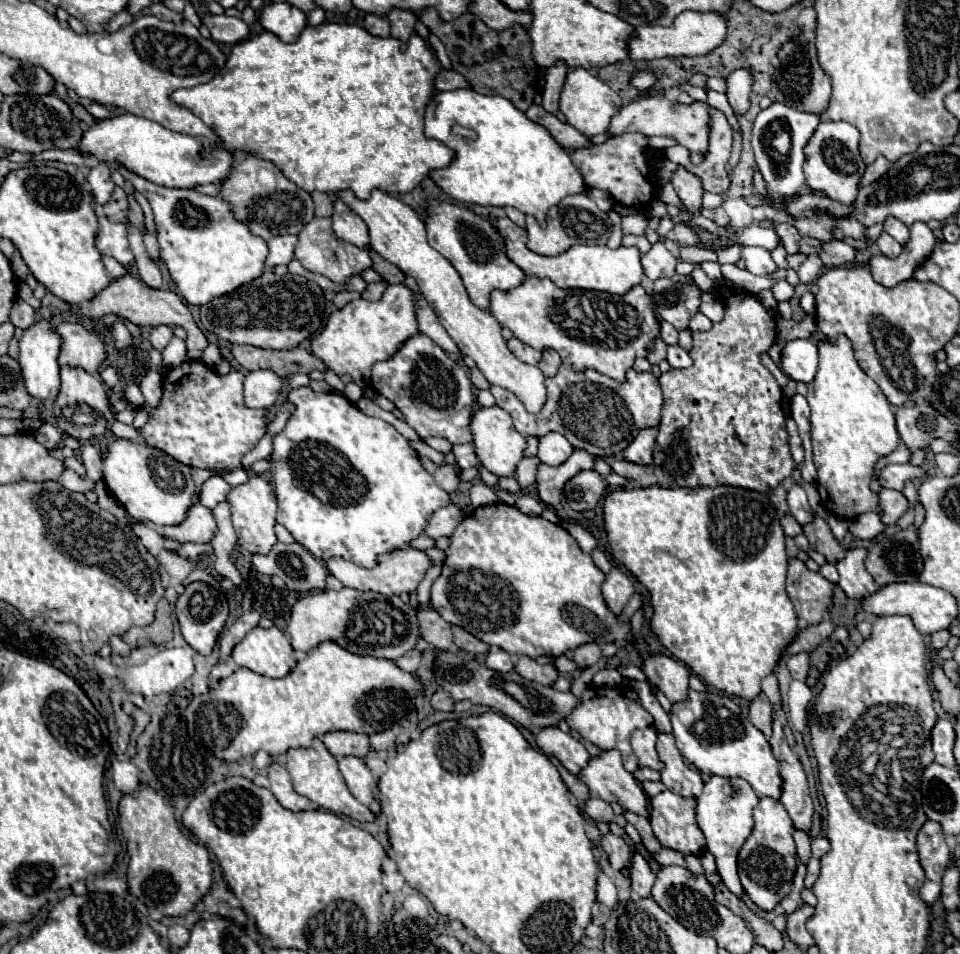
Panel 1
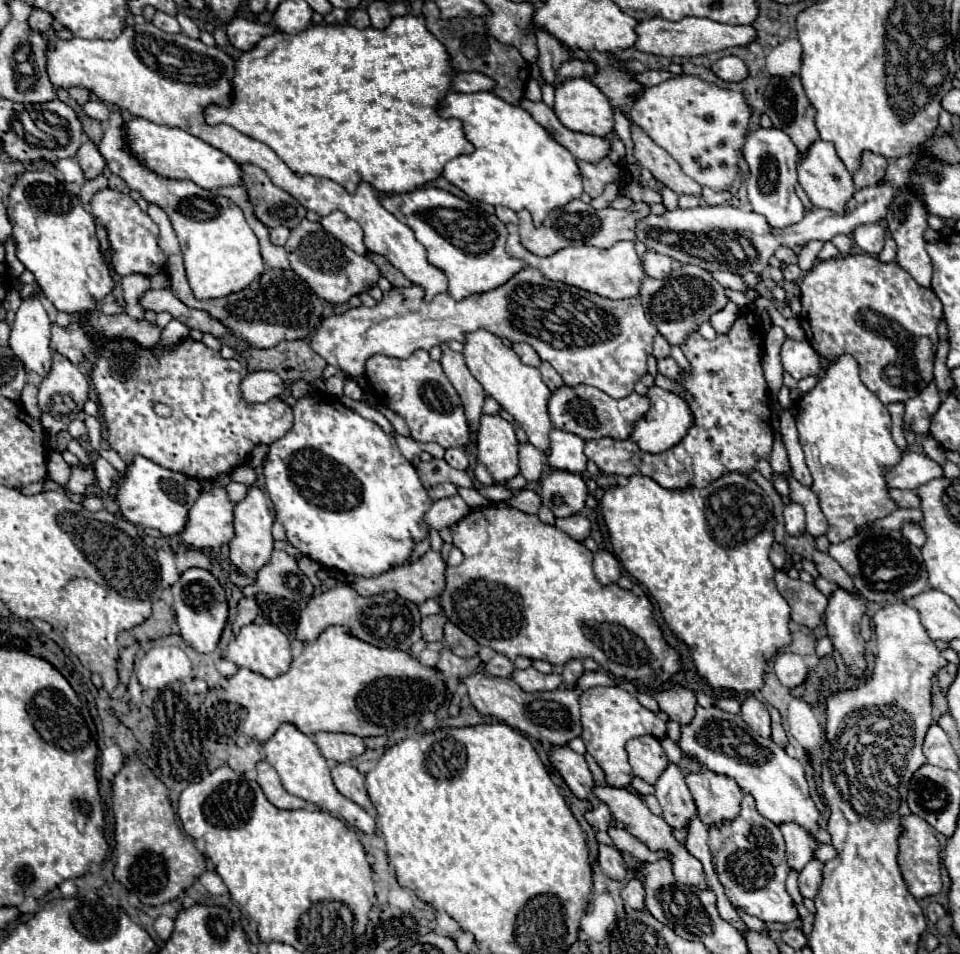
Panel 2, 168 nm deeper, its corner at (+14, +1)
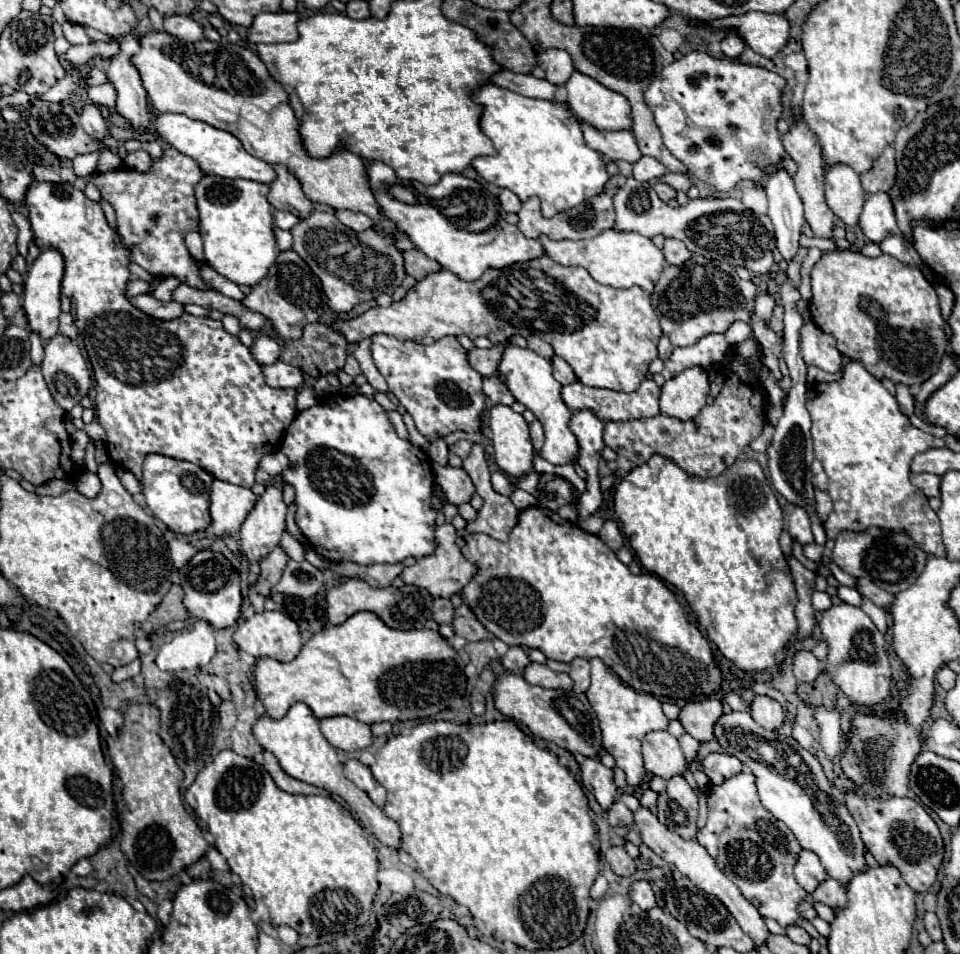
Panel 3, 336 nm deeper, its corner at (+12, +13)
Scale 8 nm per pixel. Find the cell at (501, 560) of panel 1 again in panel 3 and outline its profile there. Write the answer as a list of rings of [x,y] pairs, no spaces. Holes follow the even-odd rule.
[[[527,507],[523,511],[519,511],[517,517],[517,525],[511,529],[511,535],[507,541],[497,541],[491,535],[483,535],[483,533],[471,533],[465,535],[465,547],[461,549],[465,559],[471,559],[471,563],[475,563],[477,567],[477,575],[475,579],[471,579],[471,583],[467,583],[467,587],[463,587],[461,595],[467,603],[467,607],[471,607],[471,611],[475,613],[475,617],[483,623],[483,627],[487,631],[491,631],[497,639],[501,639],[507,645],[521,645],[521,647],[529,647],[529,649],[539,649],[543,651],[543,655],[547,659],[555,659],[555,661],[565,661],[571,663],[575,657],[599,657],[603,659],[603,663],[607,663],[607,667],[611,667],[629,687],[635,687],[637,691],[643,693],[651,693],[655,697],[669,697],[669,699],[683,699],[683,701],[697,701],[703,699],[707,695],[711,695],[713,691],[719,689],[721,685],[721,673],[713,661],[713,653],[711,653],[711,645],[709,641],[701,635],[701,631],[685,617],[683,607],[679,605],[679,601],[675,599],[675,595],[669,591],[669,587],[655,575],[643,573],[643,575],[633,575],[627,565],[623,565],[615,553],[597,537],[591,535],[587,531],[583,531],[579,525],[561,519],[559,515],[555,515],[553,511],[547,511],[543,507]]]

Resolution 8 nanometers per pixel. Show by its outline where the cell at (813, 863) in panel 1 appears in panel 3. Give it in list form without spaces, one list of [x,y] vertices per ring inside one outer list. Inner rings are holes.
[[[827,877],[823,883],[819,883],[819,887],[813,891],[813,901],[821,901],[829,907],[845,907],[845,889],[837,879]]]

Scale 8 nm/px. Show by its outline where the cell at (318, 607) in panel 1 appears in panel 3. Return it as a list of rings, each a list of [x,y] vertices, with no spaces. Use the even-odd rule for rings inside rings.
[[[349,579],[327,591],[325,611],[331,625],[343,623],[347,617],[351,617],[357,611],[371,611],[391,629],[423,629],[425,623],[431,619],[431,601],[433,597],[425,589],[413,585],[405,585],[405,593],[403,593],[403,589],[395,589],[395,587],[373,589],[361,579]]]

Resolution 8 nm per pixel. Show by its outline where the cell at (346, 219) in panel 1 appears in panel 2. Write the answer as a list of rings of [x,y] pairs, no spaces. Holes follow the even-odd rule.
[[[333,211],[331,215],[321,219],[321,225],[325,227],[325,231],[329,231],[337,239],[341,239],[349,249],[357,251],[359,255],[367,255],[369,253],[369,249],[363,243],[361,225],[357,221],[353,221],[353,219],[349,219],[345,213]]]

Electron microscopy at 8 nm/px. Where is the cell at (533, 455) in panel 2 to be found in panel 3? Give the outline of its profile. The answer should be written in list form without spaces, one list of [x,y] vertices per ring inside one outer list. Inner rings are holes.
[[[539,421],[531,423],[531,443],[535,447],[535,453],[539,453],[541,445],[543,445],[543,427],[541,427]]]

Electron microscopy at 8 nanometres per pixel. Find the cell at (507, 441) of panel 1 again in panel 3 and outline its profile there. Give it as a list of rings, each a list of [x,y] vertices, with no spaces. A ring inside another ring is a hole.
[[[495,405],[489,411],[489,431],[499,469],[513,479],[521,479],[529,473],[535,453],[523,415],[507,405]]]

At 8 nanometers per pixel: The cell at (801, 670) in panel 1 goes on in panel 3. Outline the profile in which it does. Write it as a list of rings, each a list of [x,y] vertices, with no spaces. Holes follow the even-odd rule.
[[[797,651],[793,659],[793,673],[797,681],[811,683],[821,673],[821,661],[811,651]]]

